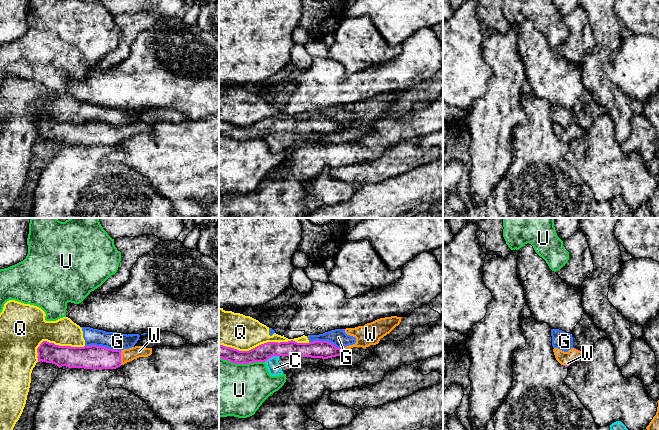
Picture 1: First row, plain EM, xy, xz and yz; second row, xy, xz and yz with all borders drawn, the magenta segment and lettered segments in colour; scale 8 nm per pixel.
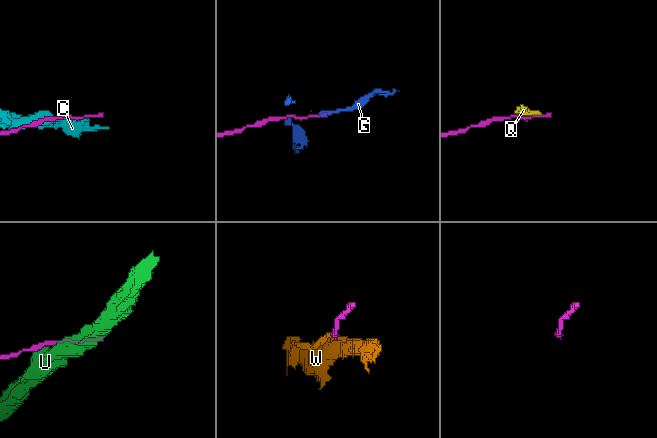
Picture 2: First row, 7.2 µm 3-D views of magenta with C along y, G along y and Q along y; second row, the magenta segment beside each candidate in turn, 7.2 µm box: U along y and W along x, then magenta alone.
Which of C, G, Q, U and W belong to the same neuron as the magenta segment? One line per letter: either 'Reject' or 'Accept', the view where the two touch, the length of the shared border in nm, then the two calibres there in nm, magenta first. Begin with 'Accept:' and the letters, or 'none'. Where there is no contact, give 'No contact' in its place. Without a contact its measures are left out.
Accept: W
C: Reject. Touches magenta in xz. Shared border 130 nm. Thickness 140 nm (magenta) against 110 nm
G: Reject. Touches magenta in xy. Shared border 300 nm. Thickness 190 nm (magenta) against 140 nm
Q: Reject. Touches magenta in xz. Shared border 750 nm. Thickness 140 nm (magenta) against 280 nm
U: Reject. Touches magenta in xz. Shared border 380 nm. Thickness 140 nm (magenta) against 440 nm
W: Accept. Touches magenta in xy. Shared border 110 nm. Thickness 190 nm (magenta) against 110 nm

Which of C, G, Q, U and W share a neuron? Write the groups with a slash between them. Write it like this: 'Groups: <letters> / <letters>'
Groups: C / G Q / U / W

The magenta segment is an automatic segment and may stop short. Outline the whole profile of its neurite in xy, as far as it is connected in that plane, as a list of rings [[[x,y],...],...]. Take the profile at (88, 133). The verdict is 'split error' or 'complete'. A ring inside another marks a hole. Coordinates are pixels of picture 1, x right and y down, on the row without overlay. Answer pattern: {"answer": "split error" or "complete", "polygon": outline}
{"answer": "split error", "polygon": [[[43,117],[37,124],[38,138],[57,141],[59,144],[116,145],[139,133],[148,133],[152,124],[135,122],[124,126],[113,126],[102,122],[59,122]]]}

